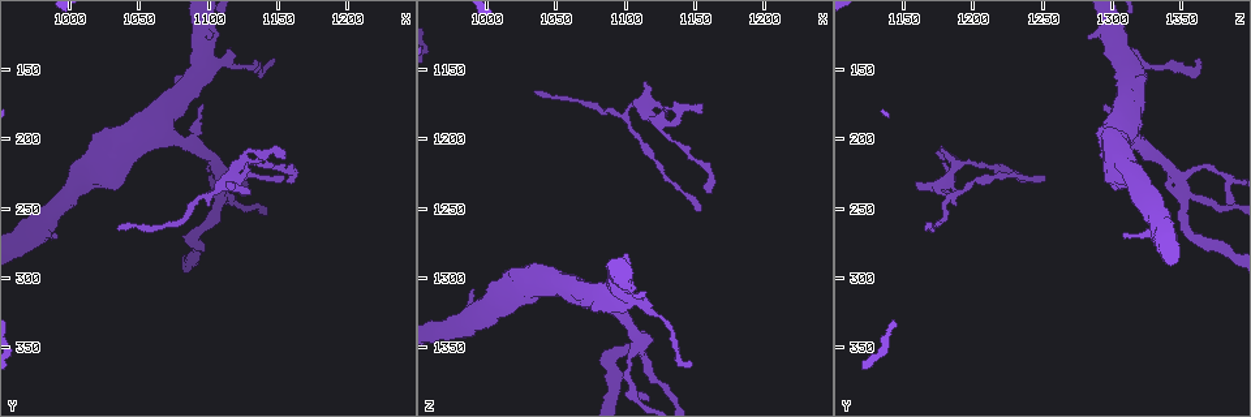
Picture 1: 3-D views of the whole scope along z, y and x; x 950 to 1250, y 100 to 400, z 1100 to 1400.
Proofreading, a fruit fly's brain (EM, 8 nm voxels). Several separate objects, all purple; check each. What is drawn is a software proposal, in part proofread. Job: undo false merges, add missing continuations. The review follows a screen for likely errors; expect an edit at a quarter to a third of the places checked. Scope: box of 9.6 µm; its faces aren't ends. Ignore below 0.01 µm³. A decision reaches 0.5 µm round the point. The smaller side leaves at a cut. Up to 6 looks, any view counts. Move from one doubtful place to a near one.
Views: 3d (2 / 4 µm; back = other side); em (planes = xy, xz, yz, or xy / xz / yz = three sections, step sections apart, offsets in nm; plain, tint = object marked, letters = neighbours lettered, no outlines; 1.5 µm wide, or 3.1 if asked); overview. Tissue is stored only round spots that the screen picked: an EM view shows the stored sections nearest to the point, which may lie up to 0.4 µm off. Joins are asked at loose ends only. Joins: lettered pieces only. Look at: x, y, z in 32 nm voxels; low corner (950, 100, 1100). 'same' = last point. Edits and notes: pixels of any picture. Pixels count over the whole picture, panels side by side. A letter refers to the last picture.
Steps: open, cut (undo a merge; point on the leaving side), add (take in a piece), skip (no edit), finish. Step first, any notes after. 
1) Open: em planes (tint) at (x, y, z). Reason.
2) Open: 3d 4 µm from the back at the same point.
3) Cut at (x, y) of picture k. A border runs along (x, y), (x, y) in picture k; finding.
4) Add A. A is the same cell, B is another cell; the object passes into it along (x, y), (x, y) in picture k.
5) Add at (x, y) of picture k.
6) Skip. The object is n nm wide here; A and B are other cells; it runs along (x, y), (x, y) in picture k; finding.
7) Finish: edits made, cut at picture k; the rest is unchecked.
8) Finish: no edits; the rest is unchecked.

Open: 3d 2 µm at (1146, 144, 1364). End of a long branch.

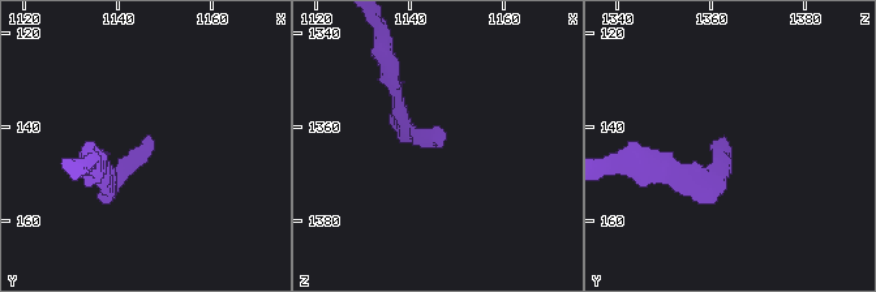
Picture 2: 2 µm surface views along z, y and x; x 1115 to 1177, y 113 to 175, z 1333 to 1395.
Open: em planes (letters) at (1148, 142, 1363). Now the EM.

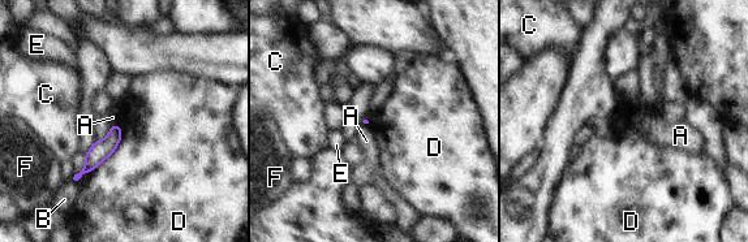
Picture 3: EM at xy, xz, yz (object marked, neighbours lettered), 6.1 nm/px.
Skip. A, B, C, D, E and F are other cells; it runs along (116, 128), (114, 138), (76, 178) in picture 3; no lettered piece goes on from it.

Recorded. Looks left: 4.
Open: 3d 4 µm at (1096, 174, 1294). Tapers out.

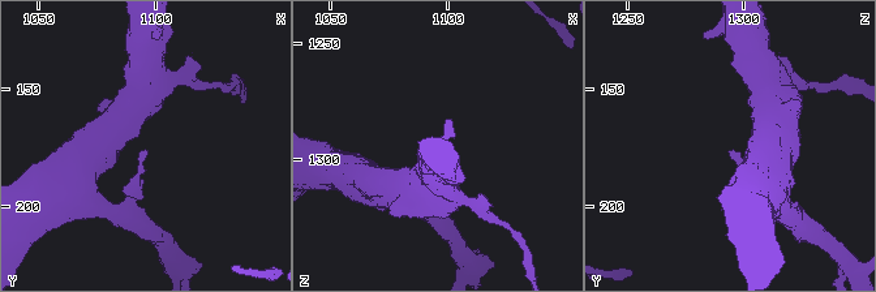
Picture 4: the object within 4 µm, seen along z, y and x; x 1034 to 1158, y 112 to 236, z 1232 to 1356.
Open: em yz step 8 (letters) at (1095, 176, 1293). Now the EM.

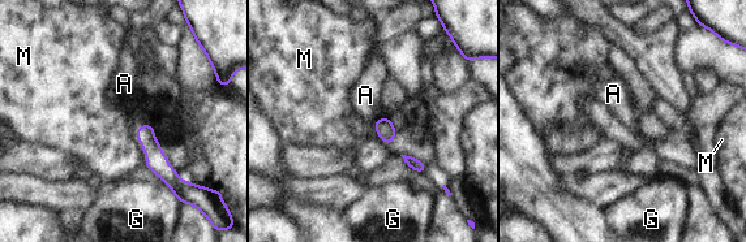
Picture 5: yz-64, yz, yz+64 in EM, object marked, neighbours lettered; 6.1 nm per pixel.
Open: em planes (letters) at the same point.

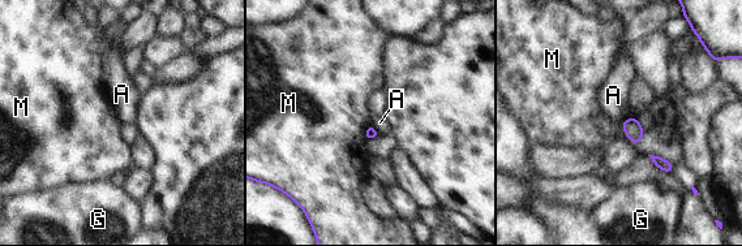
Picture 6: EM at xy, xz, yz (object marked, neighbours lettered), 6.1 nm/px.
Skip. A, G and M are other cells; a border runs along (621, 124), (625, 136), (634, 145) in picture 6; no lettered piece goes on from it.

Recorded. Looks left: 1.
Finish: no edits; the rest is unchecked.

